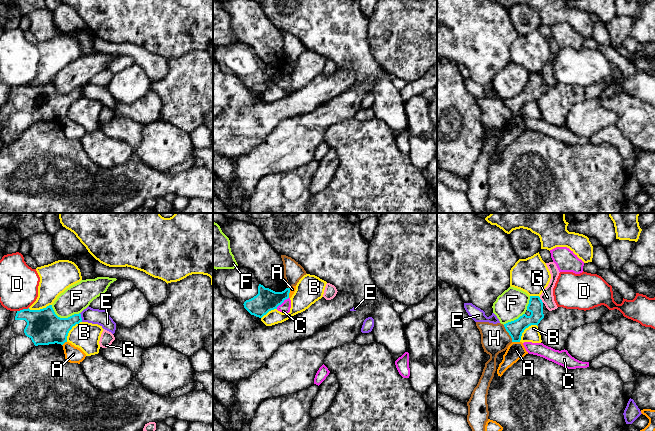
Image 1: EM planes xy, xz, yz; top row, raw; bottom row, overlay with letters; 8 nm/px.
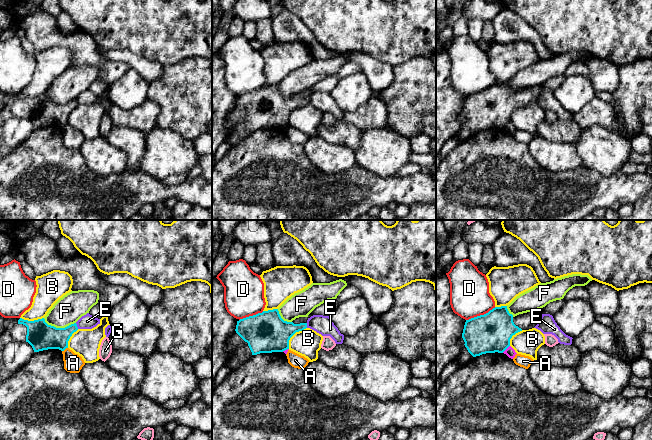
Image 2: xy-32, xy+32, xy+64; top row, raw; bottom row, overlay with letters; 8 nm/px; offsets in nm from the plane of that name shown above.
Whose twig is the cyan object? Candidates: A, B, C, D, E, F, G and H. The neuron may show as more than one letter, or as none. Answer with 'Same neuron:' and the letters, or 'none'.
Same neuron: none

